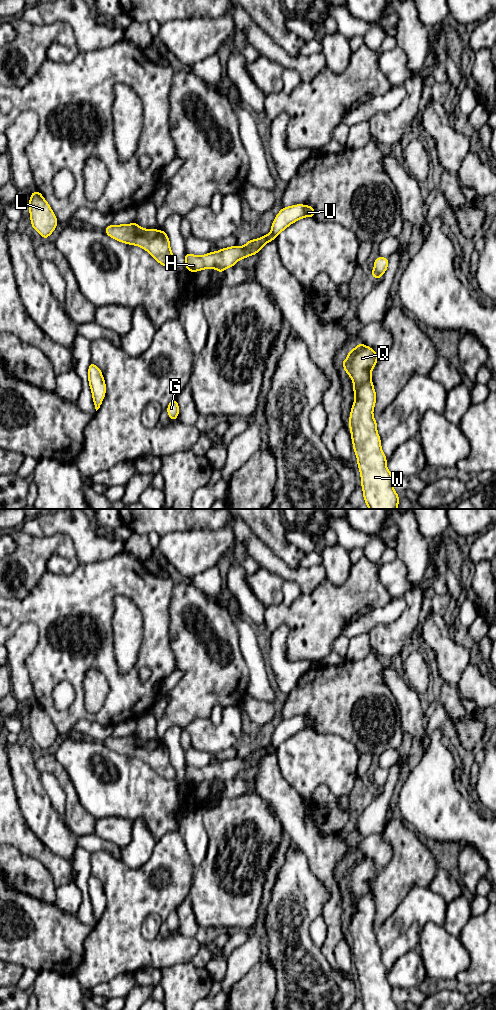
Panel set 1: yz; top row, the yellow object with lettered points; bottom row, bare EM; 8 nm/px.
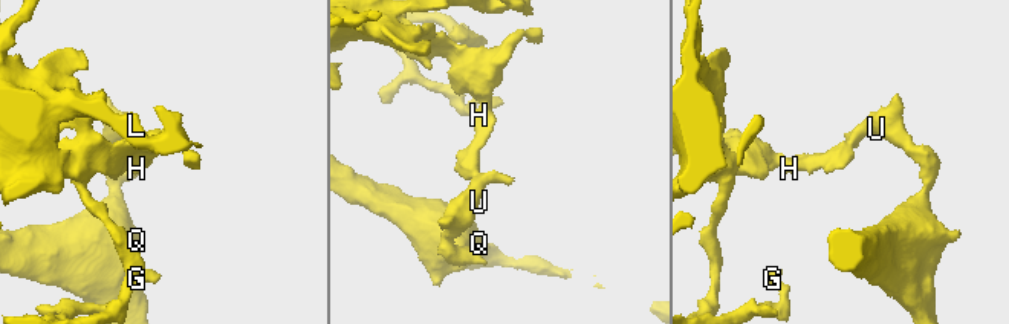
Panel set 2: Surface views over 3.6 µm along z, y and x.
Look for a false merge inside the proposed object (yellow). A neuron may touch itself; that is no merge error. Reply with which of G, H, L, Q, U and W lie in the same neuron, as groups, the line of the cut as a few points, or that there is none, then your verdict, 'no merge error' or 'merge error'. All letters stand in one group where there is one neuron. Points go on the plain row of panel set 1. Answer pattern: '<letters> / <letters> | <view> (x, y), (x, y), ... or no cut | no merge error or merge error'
G Q U W / H L | yz (270, 745), (274, 750) | merge error

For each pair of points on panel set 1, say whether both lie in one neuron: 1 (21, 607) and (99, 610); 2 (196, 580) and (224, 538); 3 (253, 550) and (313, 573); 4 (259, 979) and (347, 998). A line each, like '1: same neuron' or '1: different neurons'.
1: same neuron
2: different neurons
3: same neuron
4: different neurons

